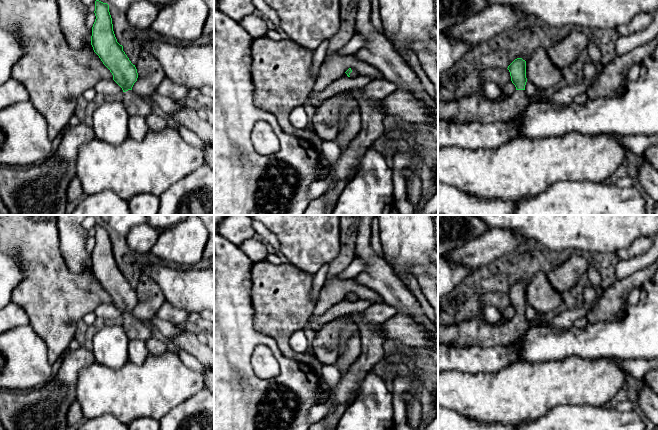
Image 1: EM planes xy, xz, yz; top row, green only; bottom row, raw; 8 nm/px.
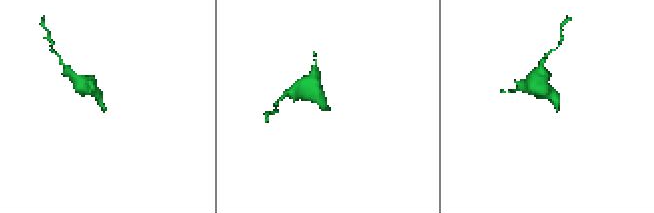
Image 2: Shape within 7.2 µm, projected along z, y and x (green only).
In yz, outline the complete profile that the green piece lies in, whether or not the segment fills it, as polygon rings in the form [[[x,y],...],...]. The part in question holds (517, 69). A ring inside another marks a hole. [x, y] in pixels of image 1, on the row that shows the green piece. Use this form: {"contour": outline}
{"contour": [[[515,59],[507,68],[511,81],[515,85],[514,93],[502,101],[491,102],[471,95],[459,100],[440,102],[438,104],[438,120],[456,123],[496,123],[509,122],[532,102],[544,99],[543,91],[537,90],[533,97],[525,92],[526,61]]]}

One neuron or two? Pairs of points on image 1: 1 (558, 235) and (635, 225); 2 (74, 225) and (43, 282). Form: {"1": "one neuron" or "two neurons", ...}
{"1": "one neuron", "2": "two neurons"}

